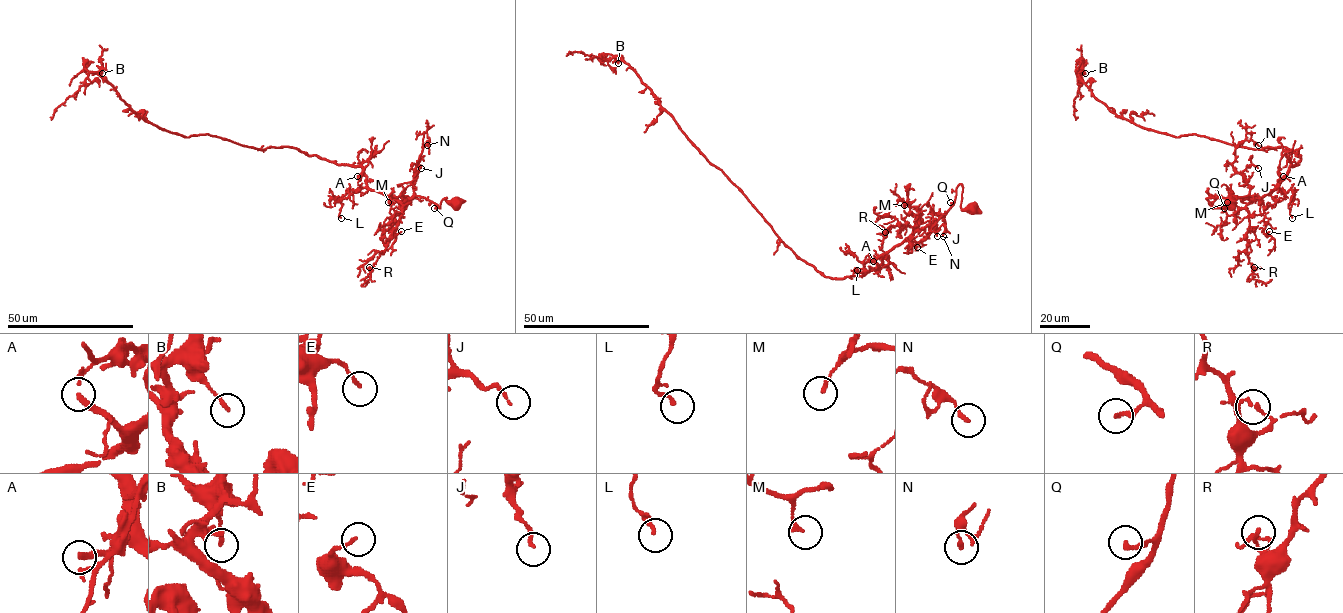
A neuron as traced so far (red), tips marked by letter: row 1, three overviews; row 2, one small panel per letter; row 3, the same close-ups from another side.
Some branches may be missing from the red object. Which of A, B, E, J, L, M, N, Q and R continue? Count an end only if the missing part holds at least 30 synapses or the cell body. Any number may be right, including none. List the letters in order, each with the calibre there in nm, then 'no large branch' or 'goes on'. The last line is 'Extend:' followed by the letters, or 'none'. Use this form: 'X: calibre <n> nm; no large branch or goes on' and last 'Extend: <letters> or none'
A: calibre 190 nm; goes on
B: calibre 160 nm; no large branch
E: calibre 120 nm; no large branch
J: calibre 110 nm; no large branch
L: calibre 130 nm; no large branch
M: calibre 160 nm; no large branch
N: calibre 160 nm; no large branch
Q: calibre 220 nm; no large branch
R: calibre 130 nm; no large branch
Extend: A

